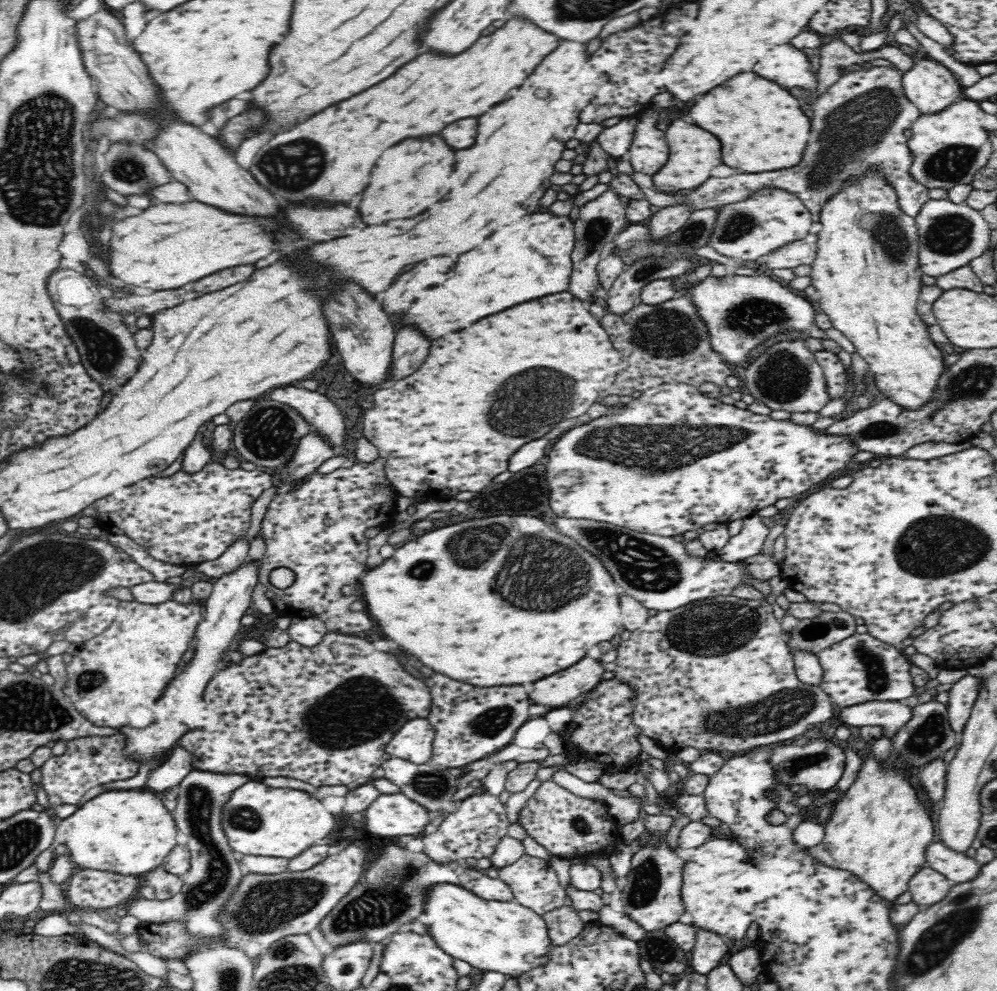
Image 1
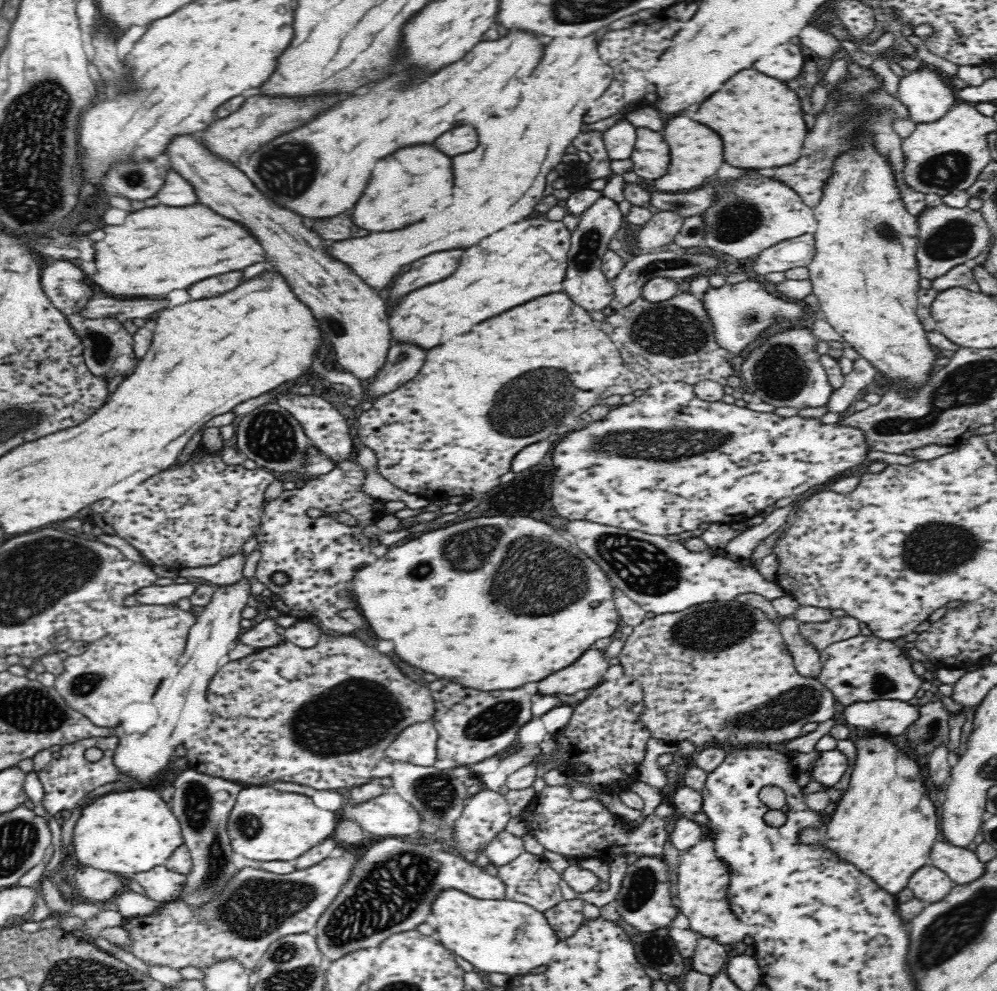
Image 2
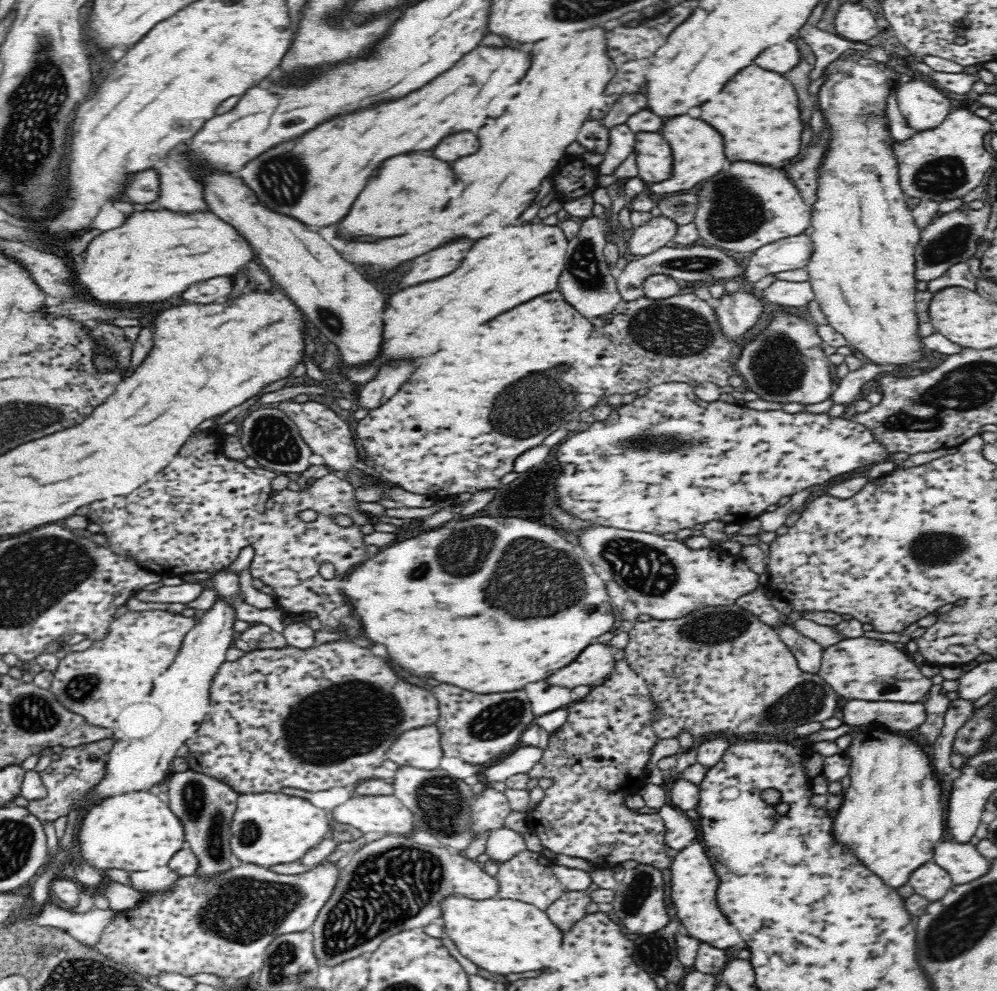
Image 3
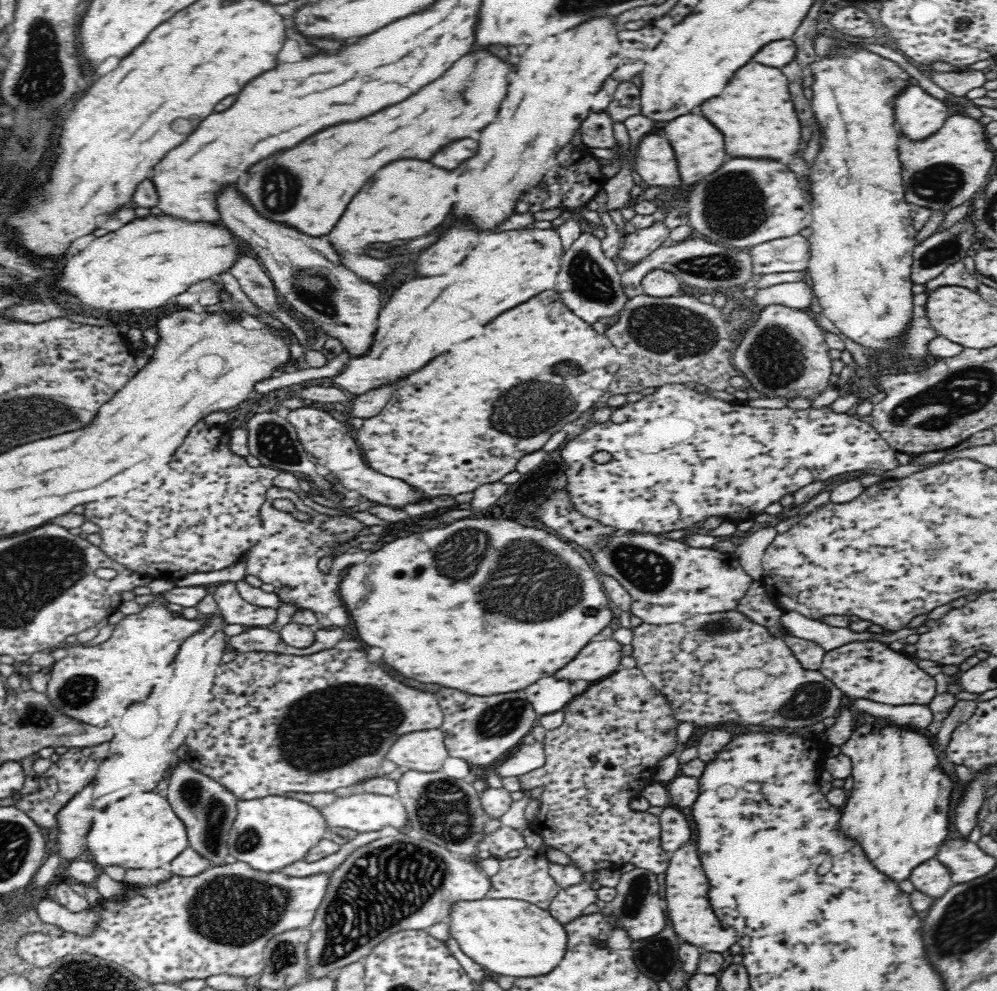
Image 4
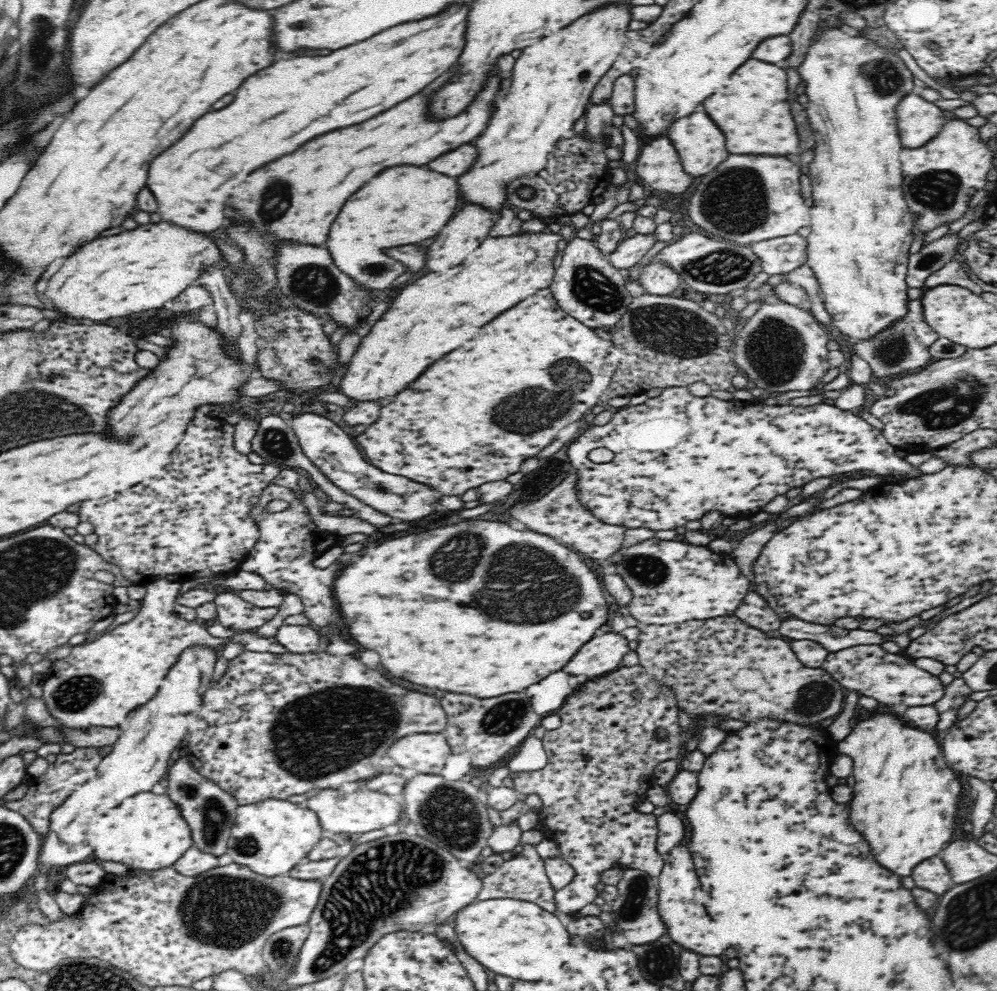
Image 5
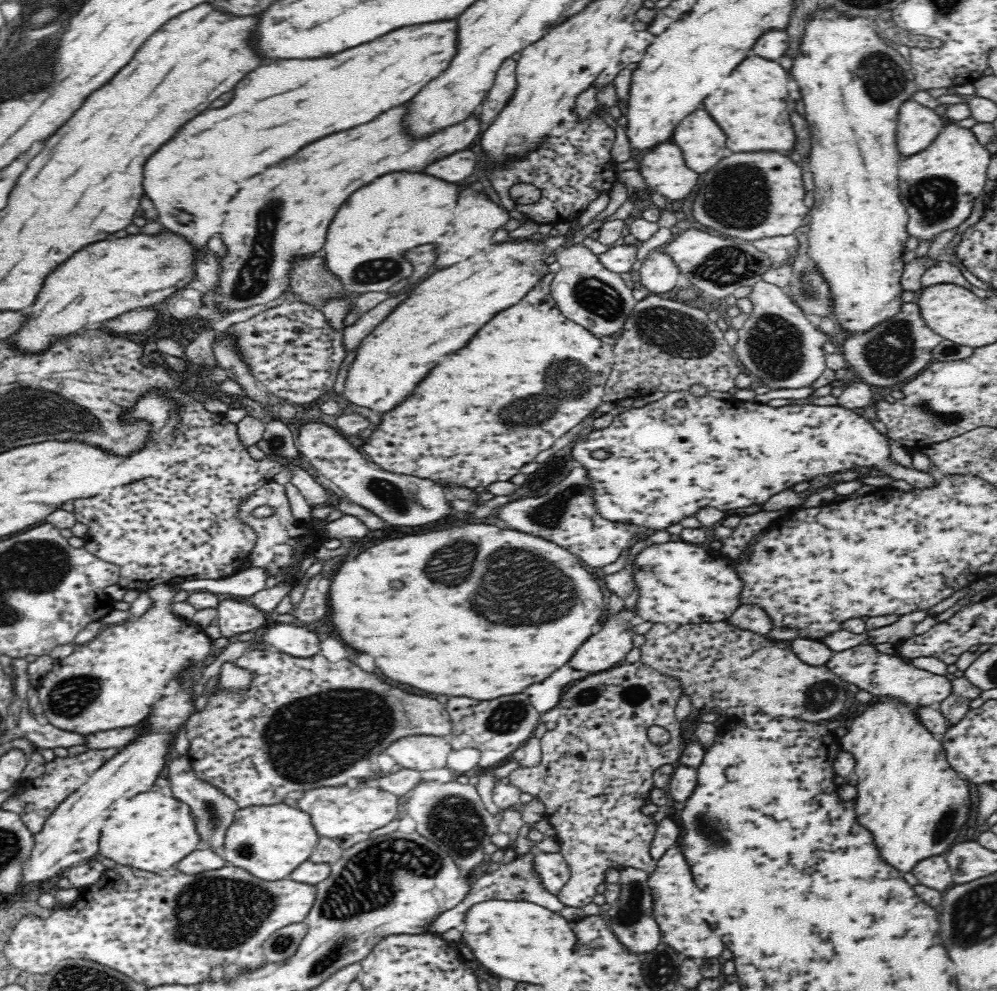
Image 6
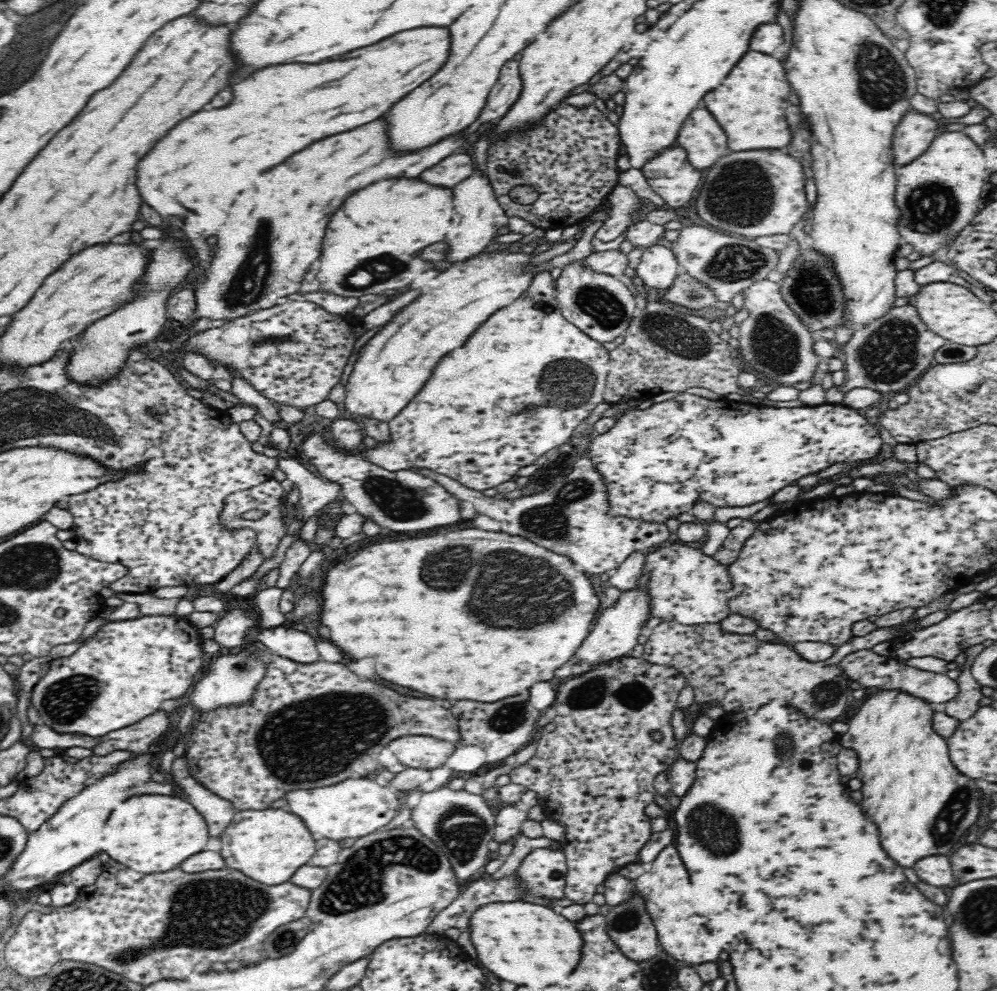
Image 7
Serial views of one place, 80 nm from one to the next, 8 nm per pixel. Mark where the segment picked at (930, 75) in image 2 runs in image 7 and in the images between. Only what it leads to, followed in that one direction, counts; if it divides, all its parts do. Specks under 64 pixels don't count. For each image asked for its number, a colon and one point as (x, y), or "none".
3: (922, 102)
4: (918, 114)
5: (918, 120)
6: (918, 125)
7: (914, 134)

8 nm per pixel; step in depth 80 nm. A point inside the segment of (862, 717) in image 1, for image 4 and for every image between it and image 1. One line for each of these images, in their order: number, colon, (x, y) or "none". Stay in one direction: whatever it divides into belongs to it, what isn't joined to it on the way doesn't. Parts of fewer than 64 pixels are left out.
2: (889, 717)
3: (895, 716)
4: (910, 716)

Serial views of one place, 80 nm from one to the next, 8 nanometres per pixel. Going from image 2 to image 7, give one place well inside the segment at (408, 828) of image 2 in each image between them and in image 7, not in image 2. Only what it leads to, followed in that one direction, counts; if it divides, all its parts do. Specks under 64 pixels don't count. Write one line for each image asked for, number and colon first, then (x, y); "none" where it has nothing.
3: (378, 814)
4: (364, 812)
5: (364, 810)
6: (338, 811)
7: (354, 808)

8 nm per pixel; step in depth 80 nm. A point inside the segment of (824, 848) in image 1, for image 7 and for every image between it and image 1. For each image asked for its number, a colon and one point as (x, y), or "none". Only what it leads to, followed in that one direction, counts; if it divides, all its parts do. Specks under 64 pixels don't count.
2: (885, 824)
3: (892, 817)
4: (898, 808)
5: (905, 799)
6: (914, 803)
7: (922, 805)

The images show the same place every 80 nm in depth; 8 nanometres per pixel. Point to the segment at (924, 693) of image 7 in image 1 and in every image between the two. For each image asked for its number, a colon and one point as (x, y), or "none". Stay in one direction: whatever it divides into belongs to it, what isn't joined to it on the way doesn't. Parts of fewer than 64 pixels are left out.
1: (860, 668)
2: (864, 668)
3: (866, 669)
4: (864, 669)
5: (891, 678)
6: (883, 675)

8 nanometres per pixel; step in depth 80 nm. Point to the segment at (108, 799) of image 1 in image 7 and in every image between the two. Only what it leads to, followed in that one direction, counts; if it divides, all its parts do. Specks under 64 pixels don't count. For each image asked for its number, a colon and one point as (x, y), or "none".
2: (126, 832)
3: (137, 831)
4: (141, 831)
5: (147, 832)
6: (151, 831)
7: (152, 833)

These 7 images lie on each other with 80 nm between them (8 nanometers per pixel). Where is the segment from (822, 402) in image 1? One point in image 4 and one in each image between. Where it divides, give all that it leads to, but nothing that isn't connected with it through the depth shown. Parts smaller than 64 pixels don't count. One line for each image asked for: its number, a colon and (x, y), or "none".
2: (785, 371)
3: (784, 364)
4: (784, 355)

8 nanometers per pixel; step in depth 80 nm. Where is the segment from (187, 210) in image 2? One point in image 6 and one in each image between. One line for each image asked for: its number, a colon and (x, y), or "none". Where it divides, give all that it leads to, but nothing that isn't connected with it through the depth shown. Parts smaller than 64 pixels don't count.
3: (157, 253)
4: (141, 266)
5: (136, 270)
6: (106, 279)

